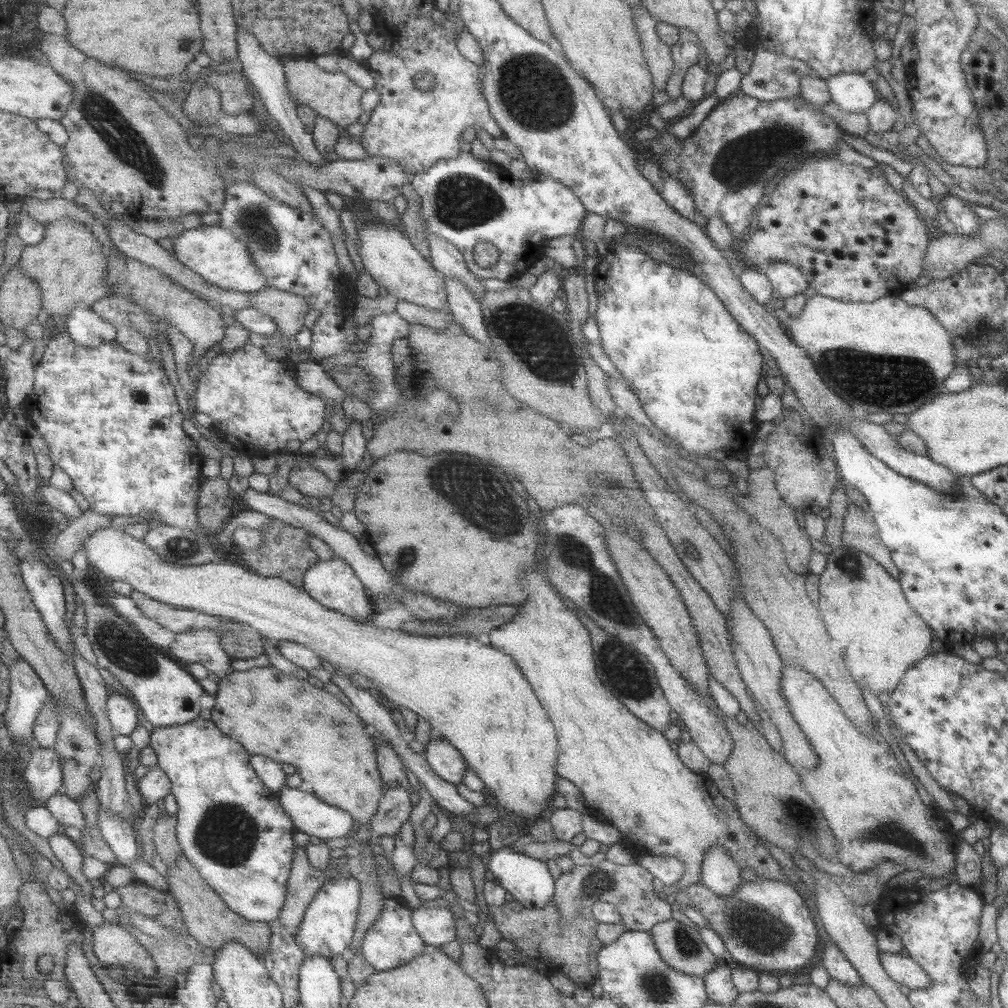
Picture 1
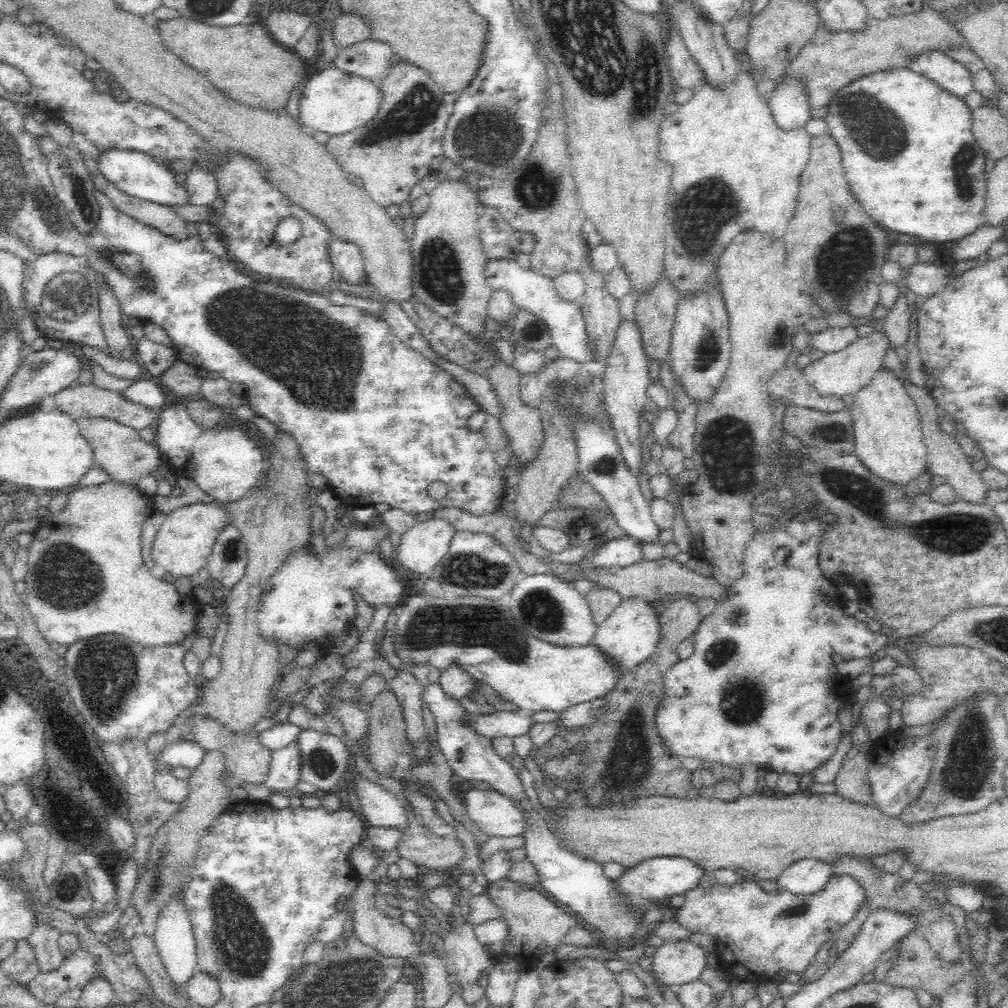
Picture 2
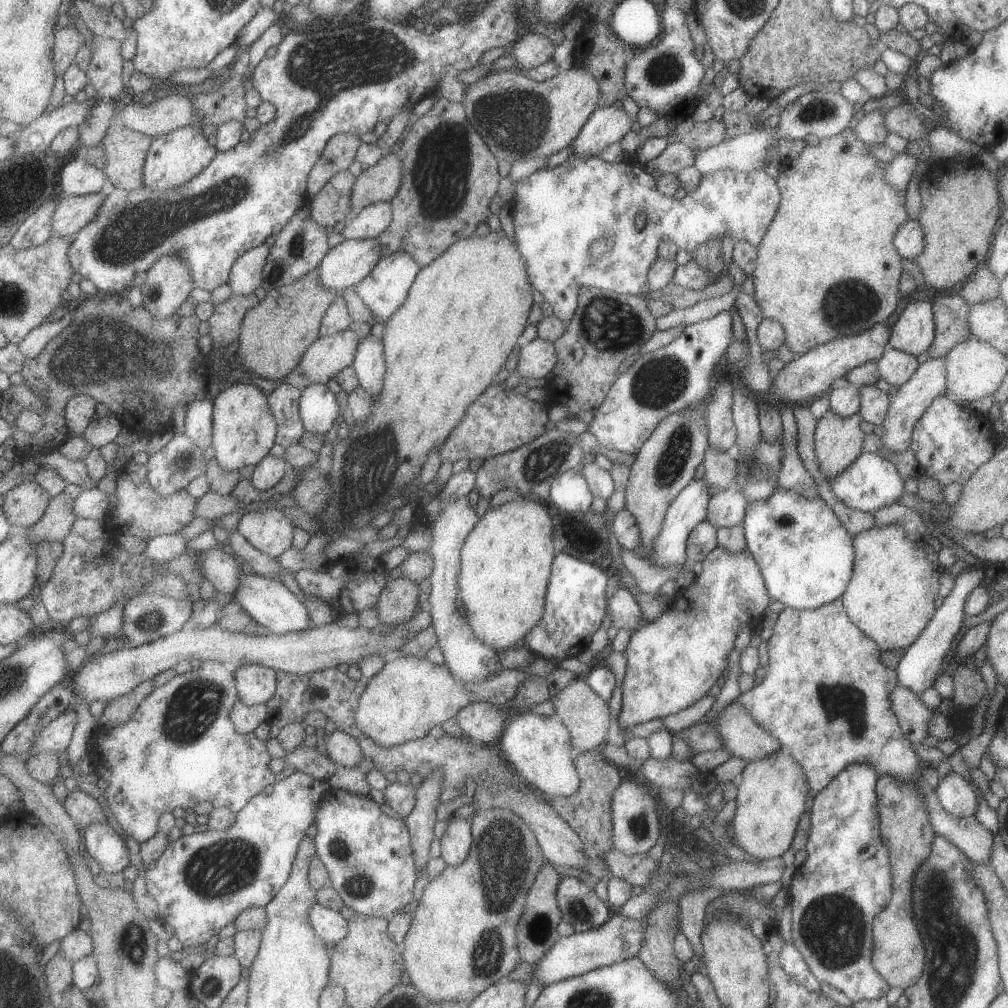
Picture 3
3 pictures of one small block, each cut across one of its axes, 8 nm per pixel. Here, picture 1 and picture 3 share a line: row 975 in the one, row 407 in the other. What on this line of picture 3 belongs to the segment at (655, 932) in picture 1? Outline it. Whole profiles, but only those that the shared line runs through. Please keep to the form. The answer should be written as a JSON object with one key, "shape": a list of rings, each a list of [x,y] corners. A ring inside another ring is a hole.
{"shape":[[[698,404],[695,408],[665,416],[655,426],[641,450],[636,452],[630,465],[624,508],[635,518],[635,524],[639,528],[639,552],[636,555],[641,560],[649,560],[647,556],[651,554],[653,540],[661,530],[665,511],[681,489],[693,479],[695,469],[703,462],[705,448],[708,446],[703,406],[704,404]]]}

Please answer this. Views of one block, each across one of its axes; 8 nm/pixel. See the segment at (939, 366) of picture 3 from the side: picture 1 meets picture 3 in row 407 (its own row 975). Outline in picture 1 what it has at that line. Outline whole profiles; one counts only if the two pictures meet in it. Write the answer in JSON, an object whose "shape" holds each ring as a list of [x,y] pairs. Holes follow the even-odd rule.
{"shape":[[[879,951],[878,958],[887,976],[891,977],[897,984],[903,984],[903,986],[913,990],[929,986],[929,978],[911,958],[882,951]]]}

